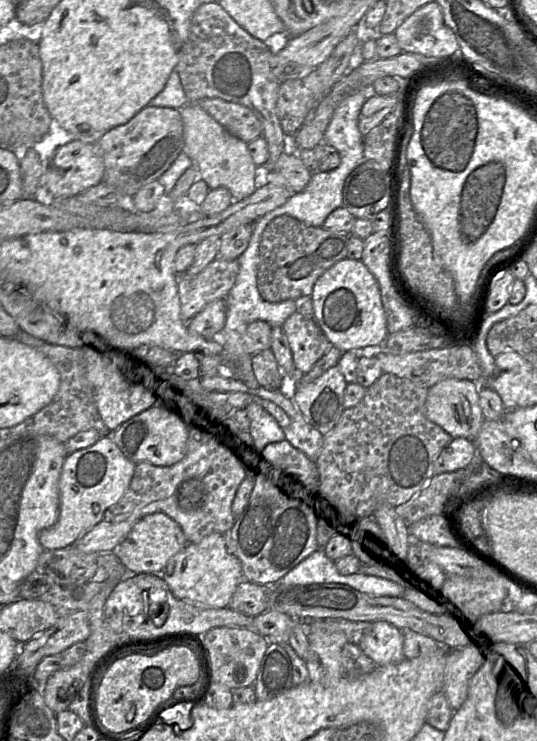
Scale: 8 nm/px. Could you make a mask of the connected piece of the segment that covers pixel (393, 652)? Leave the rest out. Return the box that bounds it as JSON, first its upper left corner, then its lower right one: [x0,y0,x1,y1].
[357,621,405,667]

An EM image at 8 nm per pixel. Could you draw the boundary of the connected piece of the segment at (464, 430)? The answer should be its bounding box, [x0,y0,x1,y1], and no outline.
[425,379,485,441]

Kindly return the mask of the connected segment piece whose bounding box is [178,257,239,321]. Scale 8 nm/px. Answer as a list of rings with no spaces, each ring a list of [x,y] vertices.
[[[221,258],[213,260],[202,272],[178,277],[178,291],[181,318],[190,321],[207,304],[217,299],[225,299],[232,289],[239,272],[236,260]]]

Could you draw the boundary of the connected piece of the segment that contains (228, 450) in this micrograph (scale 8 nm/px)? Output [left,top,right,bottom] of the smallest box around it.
[72,426,242,553]

